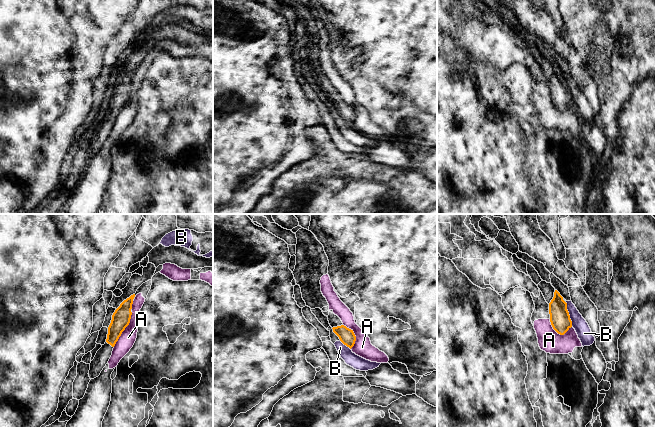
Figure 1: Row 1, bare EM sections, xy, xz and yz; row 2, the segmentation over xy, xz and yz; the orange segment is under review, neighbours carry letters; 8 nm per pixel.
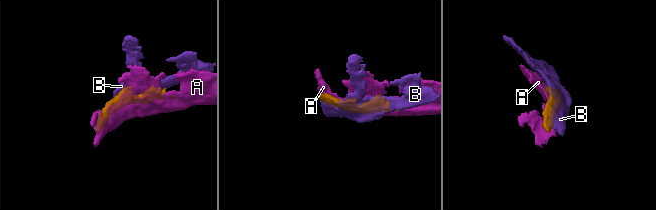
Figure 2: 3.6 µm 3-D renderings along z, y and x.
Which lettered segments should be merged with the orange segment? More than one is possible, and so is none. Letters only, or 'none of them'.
none of them

